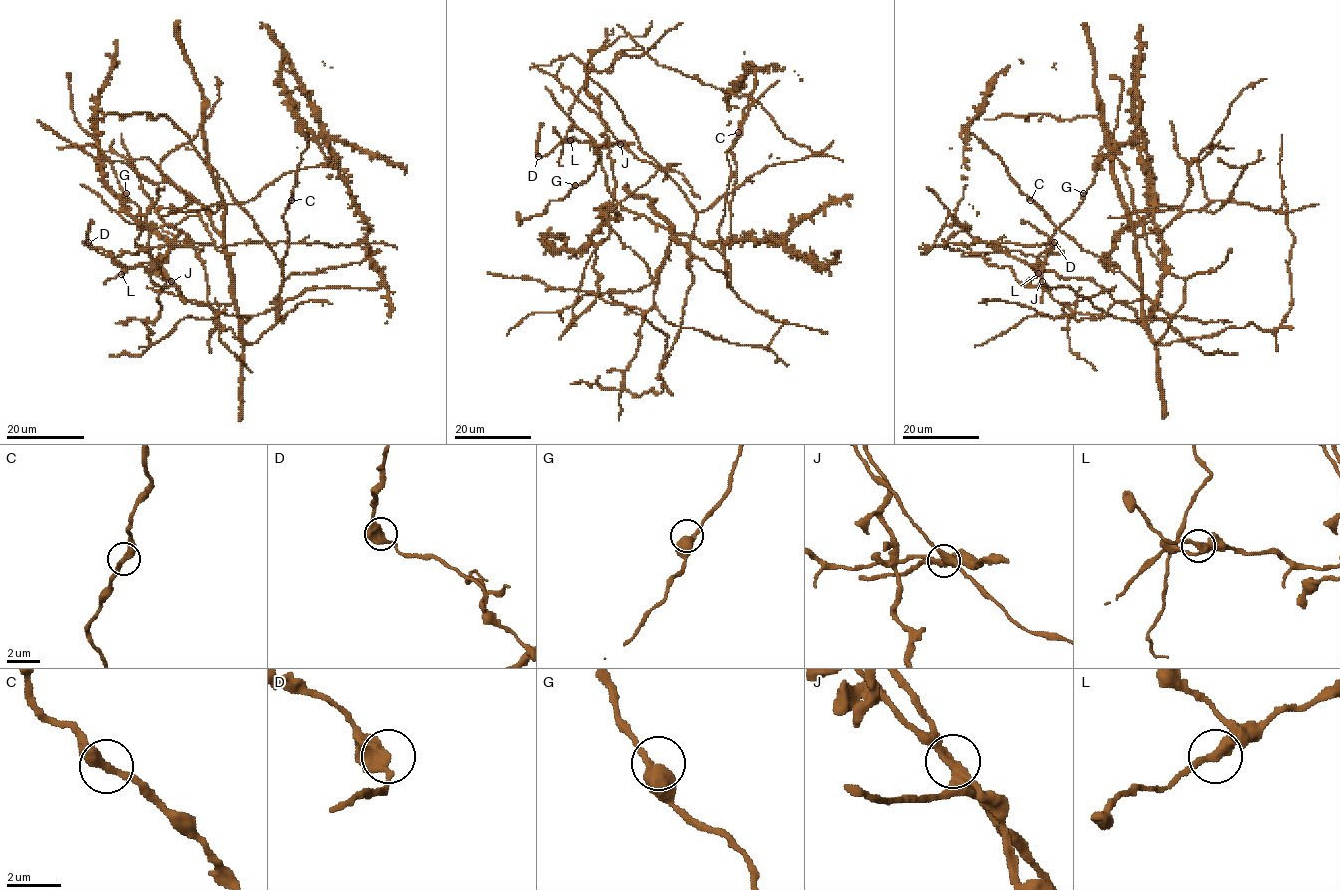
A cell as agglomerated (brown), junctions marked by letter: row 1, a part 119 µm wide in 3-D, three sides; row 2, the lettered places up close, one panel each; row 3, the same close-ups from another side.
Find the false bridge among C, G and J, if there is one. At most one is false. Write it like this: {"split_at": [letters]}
{"split_at": ["J"]}

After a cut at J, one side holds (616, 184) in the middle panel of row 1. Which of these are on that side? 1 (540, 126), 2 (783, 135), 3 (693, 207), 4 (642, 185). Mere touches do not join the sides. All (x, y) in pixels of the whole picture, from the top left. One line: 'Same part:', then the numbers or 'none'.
Same part: 1, 2, 4

